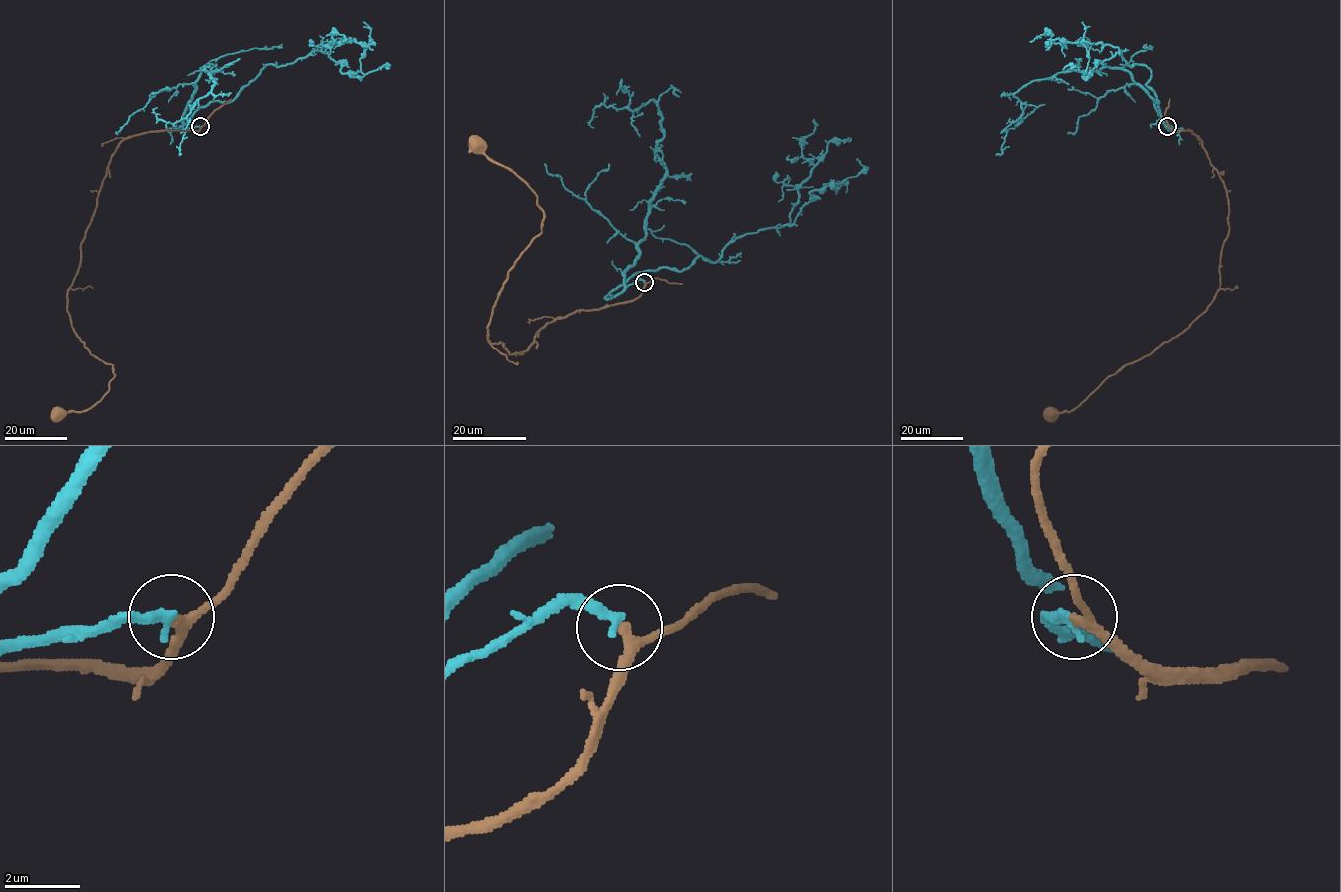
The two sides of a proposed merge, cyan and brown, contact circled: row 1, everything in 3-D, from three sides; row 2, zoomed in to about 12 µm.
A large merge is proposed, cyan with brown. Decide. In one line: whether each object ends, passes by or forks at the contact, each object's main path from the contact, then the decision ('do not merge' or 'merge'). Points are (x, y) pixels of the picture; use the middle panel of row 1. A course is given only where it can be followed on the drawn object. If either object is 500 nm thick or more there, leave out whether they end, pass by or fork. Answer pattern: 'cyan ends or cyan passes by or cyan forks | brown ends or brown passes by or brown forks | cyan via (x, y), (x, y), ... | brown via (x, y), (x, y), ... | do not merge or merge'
cyan ends | brown passes by | cyan via (644, 282), (605, 297), (630, 276), (715, 263), (736, 238), (791, 225), (813, 190), (837, 181) | brown via (644, 282), (631, 301), (558, 317), (522, 353), (491, 343), (495, 300), (543, 211), (475, 145) | merge

